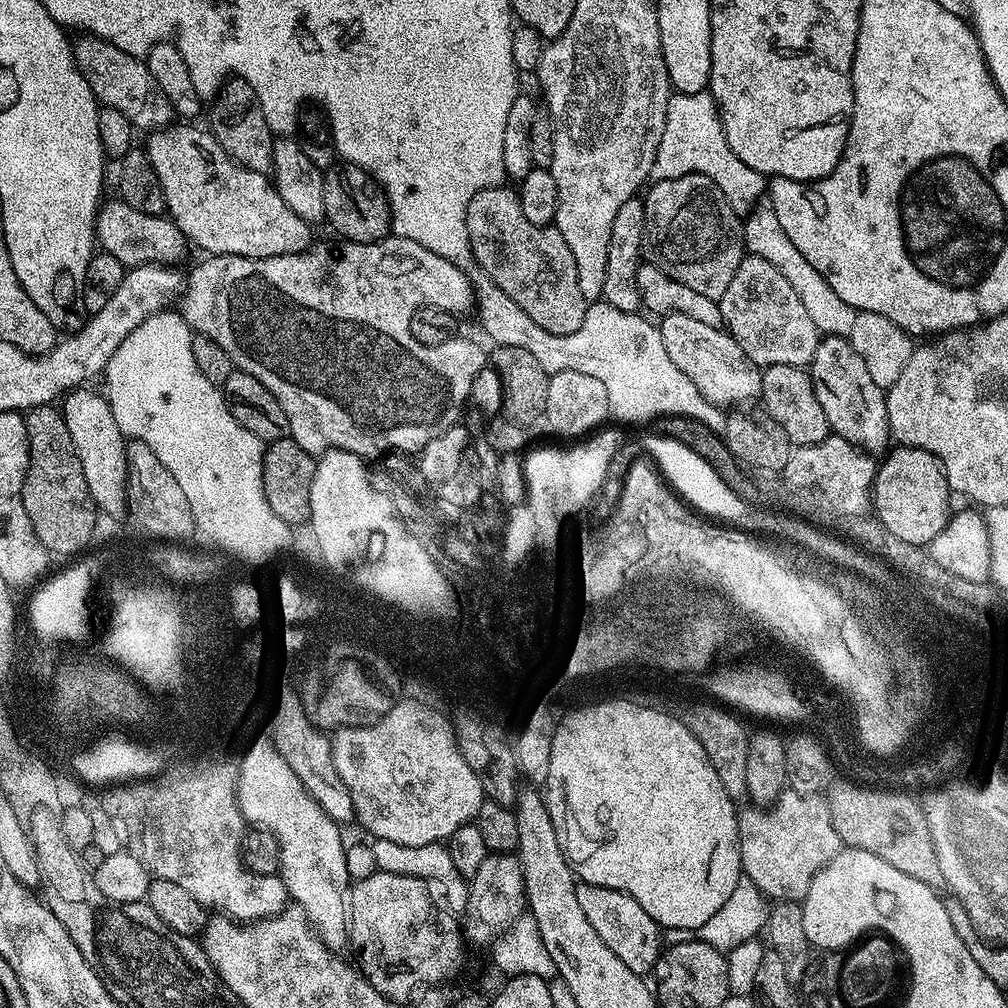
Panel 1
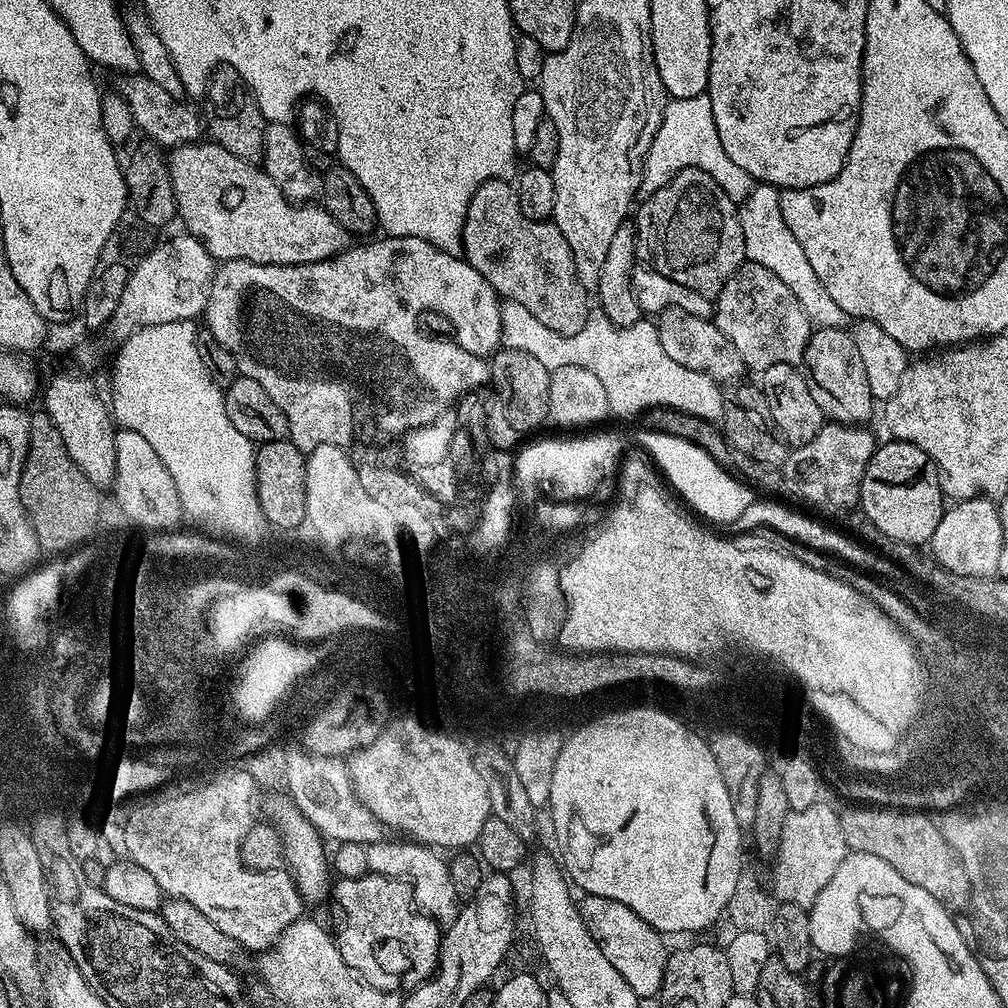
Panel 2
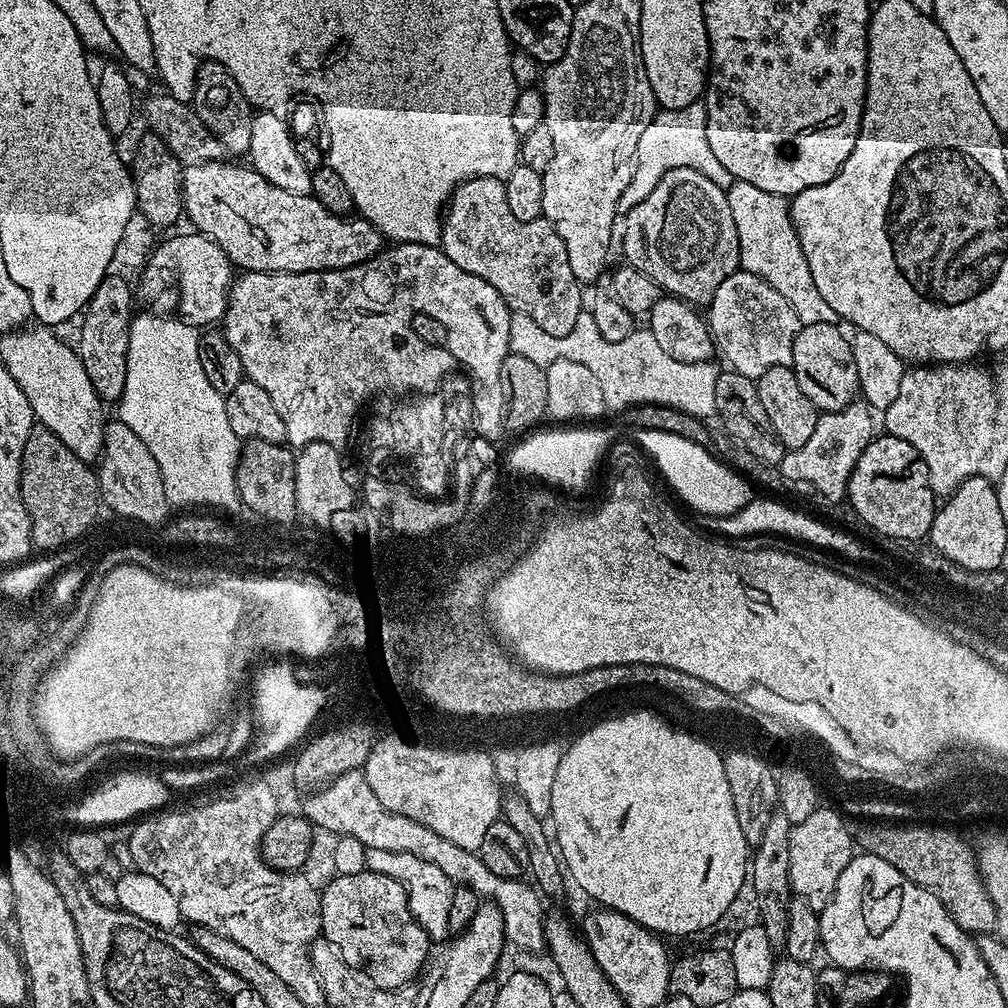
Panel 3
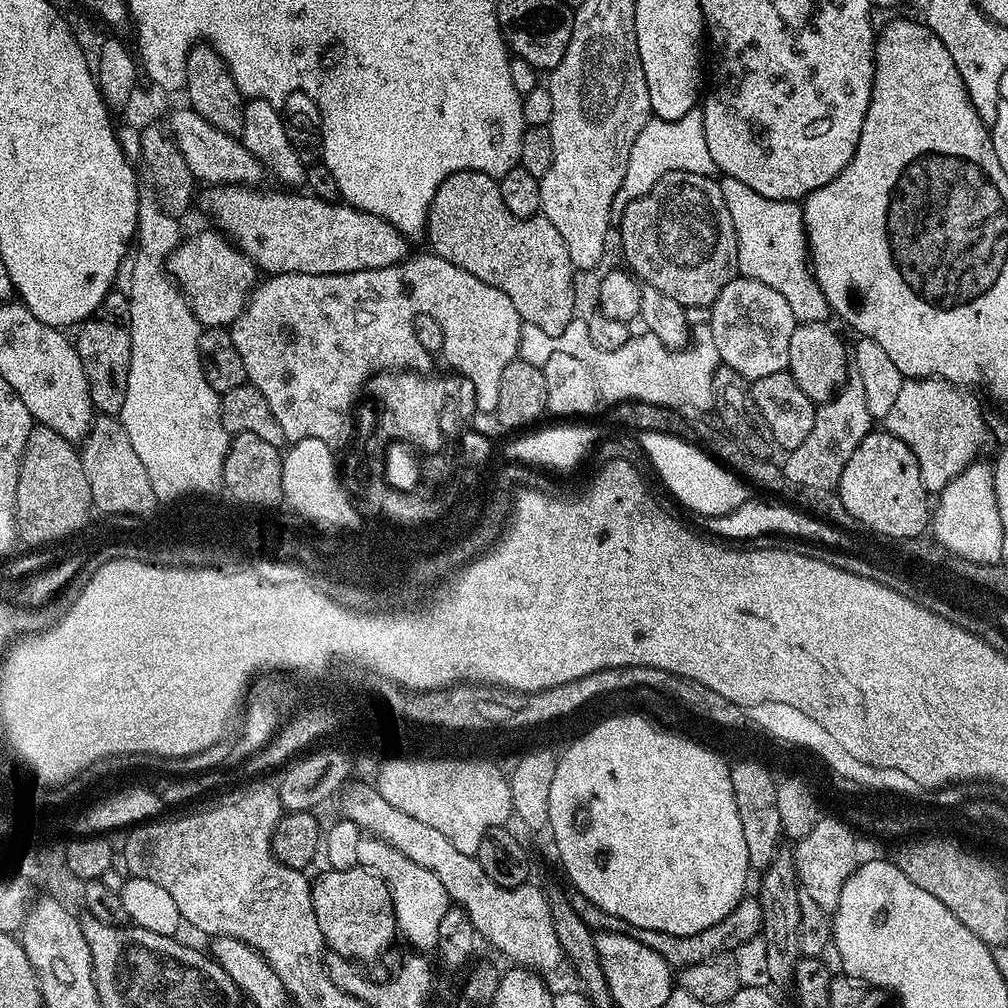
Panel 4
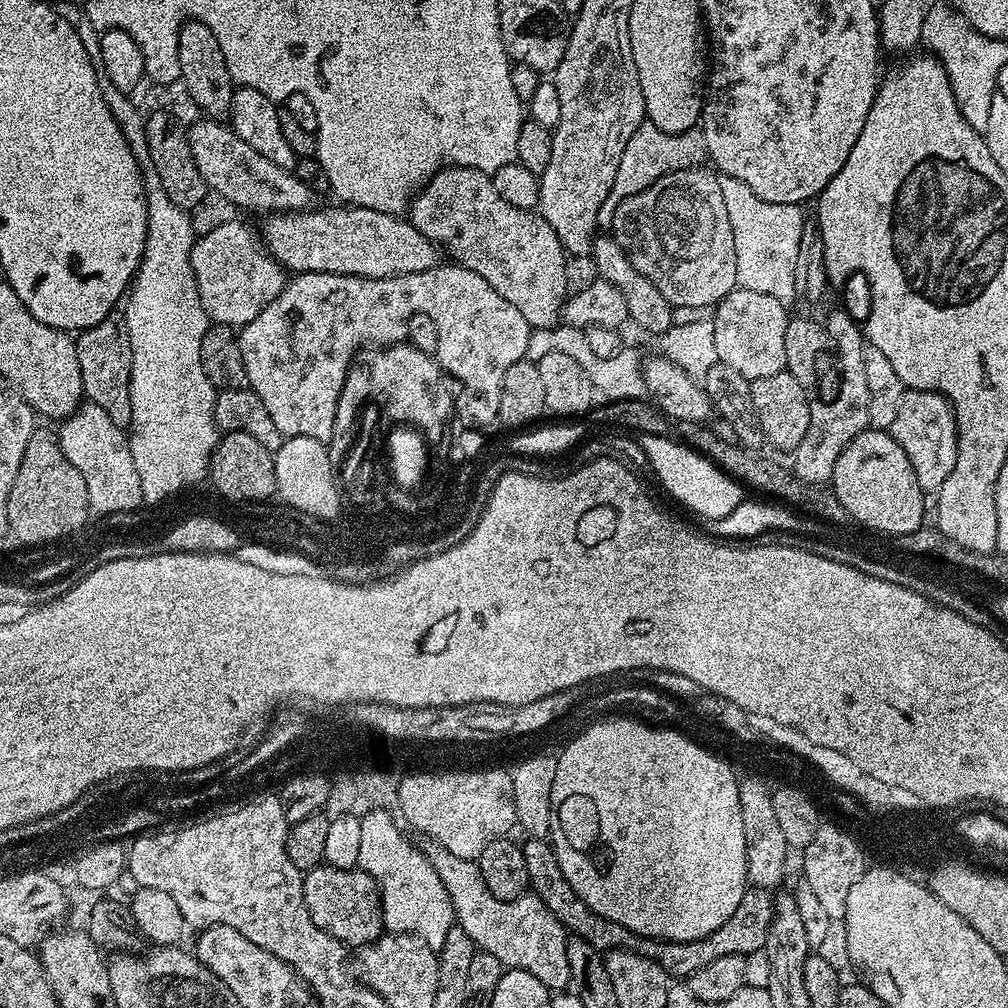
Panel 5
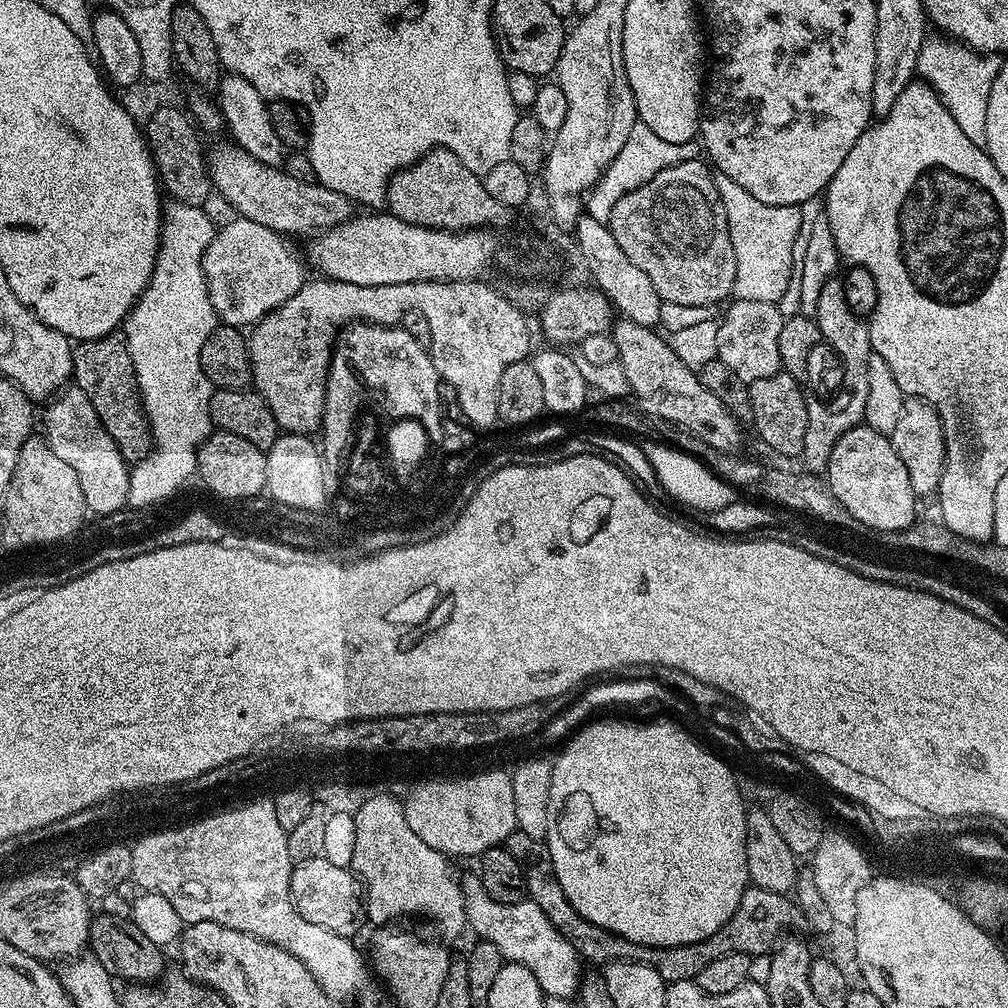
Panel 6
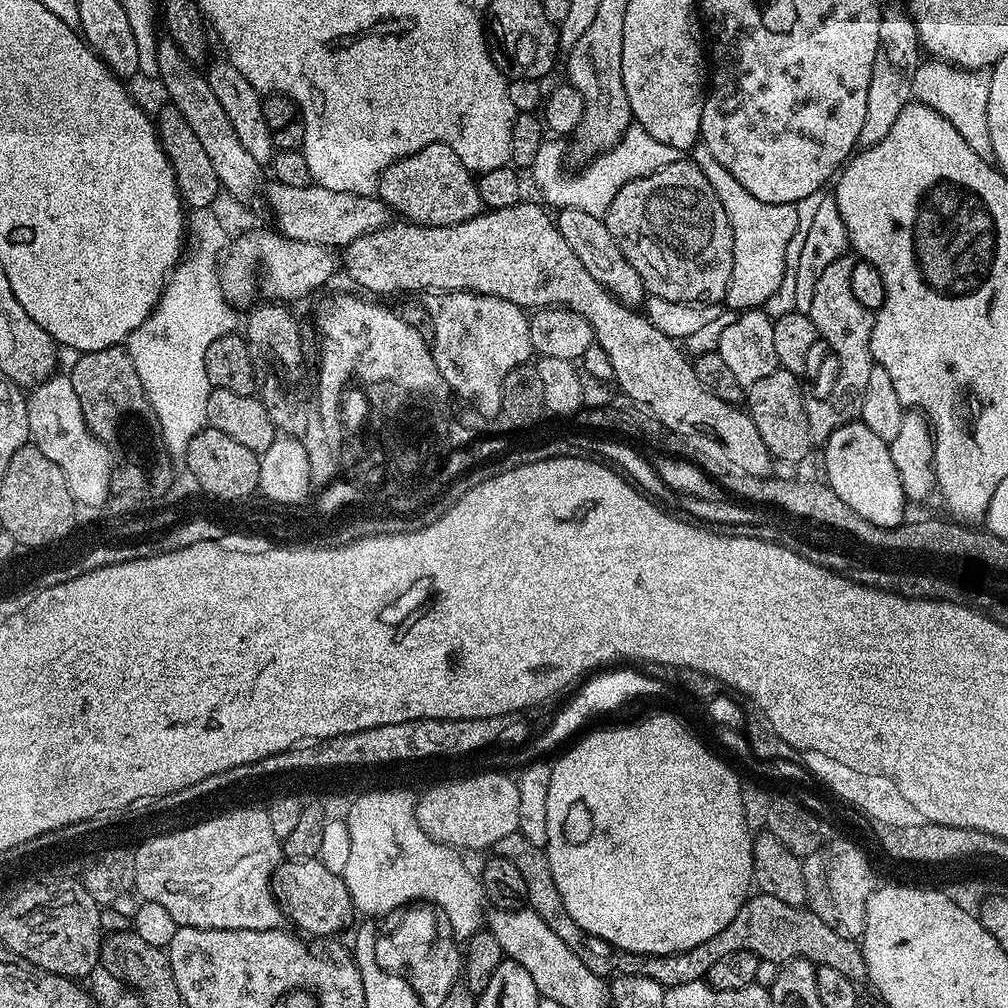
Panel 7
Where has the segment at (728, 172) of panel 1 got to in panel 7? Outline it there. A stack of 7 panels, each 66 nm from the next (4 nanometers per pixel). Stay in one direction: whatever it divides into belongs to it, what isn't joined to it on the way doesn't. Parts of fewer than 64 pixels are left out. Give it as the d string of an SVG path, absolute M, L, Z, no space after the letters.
M635 122L629 124L622 134L619 144L599 153L581 172L573 176L564 173L564 144L560 138L552 138L538 150L536 160L531 166L530 175L536 183L538 191L544 195L545 205L553 204L553 209L573 208L583 210L586 214L594 214L603 218L610 210L610 202L614 202L614 194L626 186L626 182L634 182L638 178L646 178L662 166L670 166L670 162L681 159L681 149L666 146L666 142L658 142L658 138L650 138L646 130Z

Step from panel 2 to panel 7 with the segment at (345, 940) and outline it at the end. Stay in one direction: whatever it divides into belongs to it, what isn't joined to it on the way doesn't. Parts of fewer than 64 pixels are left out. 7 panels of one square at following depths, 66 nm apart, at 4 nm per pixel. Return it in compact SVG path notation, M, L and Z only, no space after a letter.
M319 858L310 860L288 860L276 869L272 881L273 893L282 909L288 916L312 938L332 938L340 932L354 917L350 890L343 875L326 870Z

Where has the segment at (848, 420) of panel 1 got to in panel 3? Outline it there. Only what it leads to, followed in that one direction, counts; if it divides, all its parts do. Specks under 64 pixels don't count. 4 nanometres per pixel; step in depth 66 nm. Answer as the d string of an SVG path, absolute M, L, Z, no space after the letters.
M814 322L803 325L794 338L794 358L790 365L792 373L798 378L798 386L802 386L806 398L810 398L820 412L842 410L860 396L852 341L847 335L844 337L843 330L836 324Z

